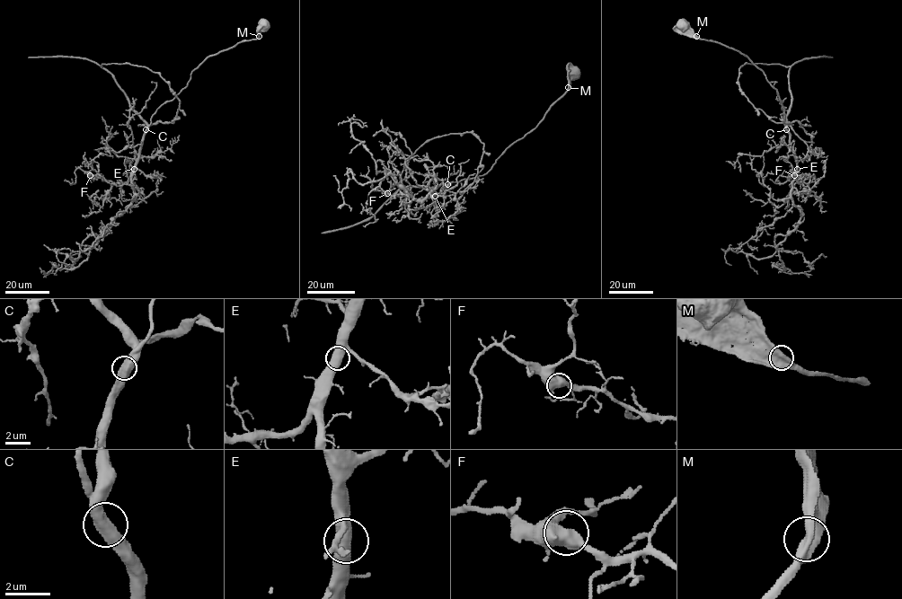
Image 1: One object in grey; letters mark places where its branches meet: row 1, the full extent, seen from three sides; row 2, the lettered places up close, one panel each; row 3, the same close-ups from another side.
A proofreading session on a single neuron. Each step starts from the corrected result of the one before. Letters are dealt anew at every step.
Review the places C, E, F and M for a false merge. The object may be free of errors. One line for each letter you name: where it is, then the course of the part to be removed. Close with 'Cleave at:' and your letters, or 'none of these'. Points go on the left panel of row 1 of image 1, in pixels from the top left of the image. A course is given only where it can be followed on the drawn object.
Cleave at: none of these

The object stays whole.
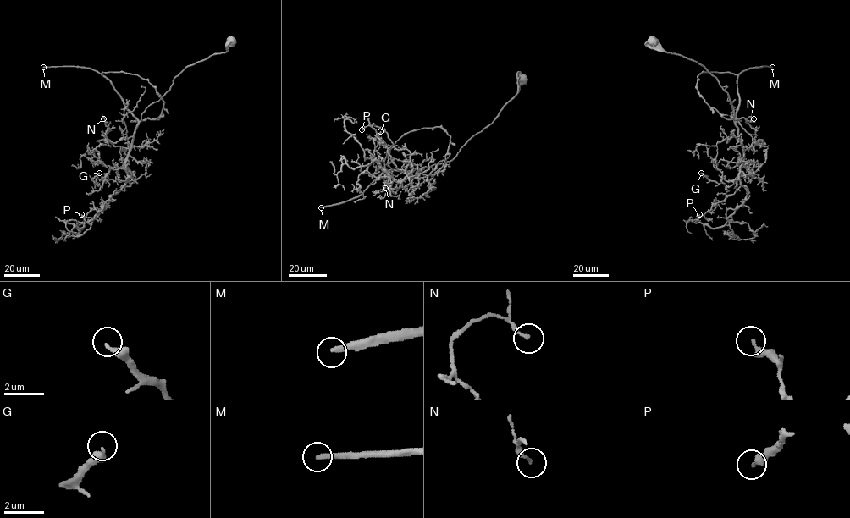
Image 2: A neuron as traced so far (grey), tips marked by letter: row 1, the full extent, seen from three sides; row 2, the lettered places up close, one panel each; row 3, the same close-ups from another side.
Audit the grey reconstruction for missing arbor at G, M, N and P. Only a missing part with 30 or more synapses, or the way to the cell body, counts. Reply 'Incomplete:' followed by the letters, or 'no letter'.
Incomplete: M

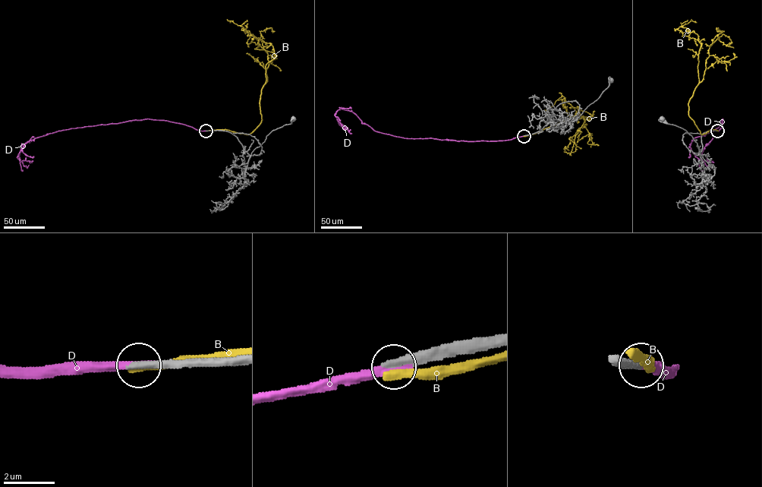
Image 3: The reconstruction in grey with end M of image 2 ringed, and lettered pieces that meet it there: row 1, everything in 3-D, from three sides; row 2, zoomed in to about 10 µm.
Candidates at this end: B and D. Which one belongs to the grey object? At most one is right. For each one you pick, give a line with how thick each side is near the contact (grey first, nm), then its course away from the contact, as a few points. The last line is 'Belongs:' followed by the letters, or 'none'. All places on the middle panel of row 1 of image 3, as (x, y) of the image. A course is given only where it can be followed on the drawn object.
D: 400/280 nm | via (524, 136), (489, 141), (403, 138), (376, 131), (351, 111), (339, 109), (335, 115), (338, 123), (351, 134)
Belongs: D

